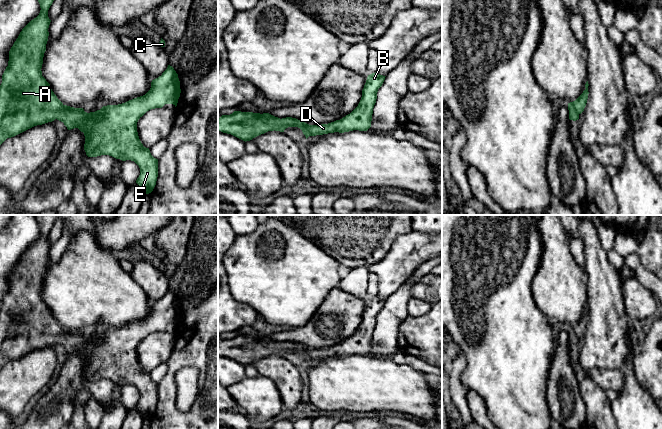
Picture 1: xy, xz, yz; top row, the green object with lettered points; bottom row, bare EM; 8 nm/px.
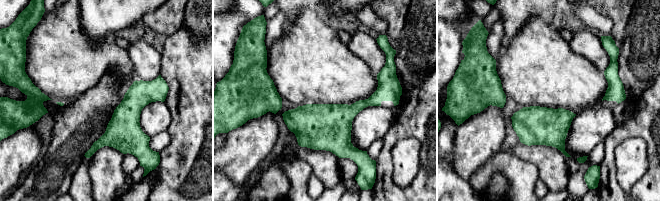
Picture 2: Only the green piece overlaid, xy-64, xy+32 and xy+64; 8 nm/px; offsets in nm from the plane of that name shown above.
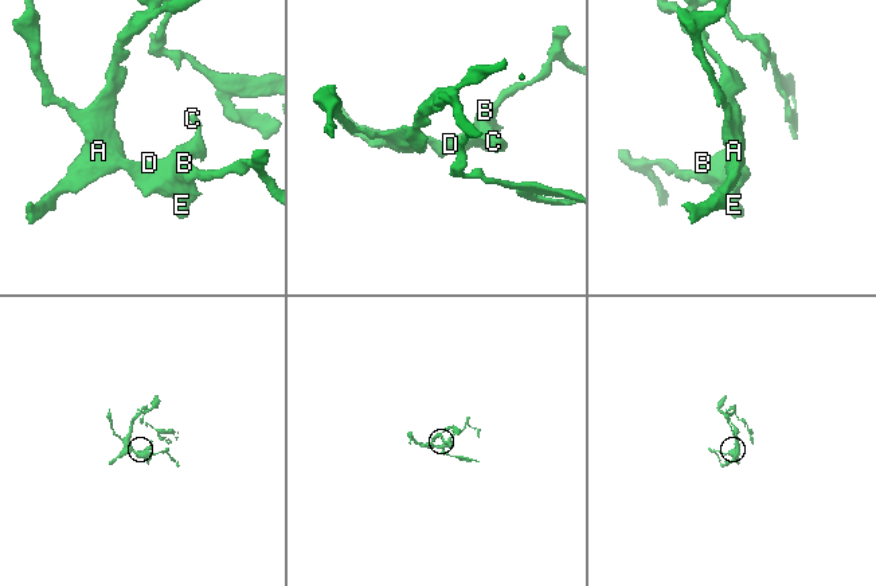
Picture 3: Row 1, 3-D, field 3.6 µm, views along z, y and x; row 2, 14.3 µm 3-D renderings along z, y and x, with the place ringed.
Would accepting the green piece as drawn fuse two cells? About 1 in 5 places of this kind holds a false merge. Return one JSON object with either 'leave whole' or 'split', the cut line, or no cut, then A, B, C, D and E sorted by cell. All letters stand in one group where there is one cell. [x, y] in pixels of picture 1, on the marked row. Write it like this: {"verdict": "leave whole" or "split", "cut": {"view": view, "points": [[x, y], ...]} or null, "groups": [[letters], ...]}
{"verdict": "leave whole", "cut": null, "groups": [["A", "B", "C", "D", "E"]]}

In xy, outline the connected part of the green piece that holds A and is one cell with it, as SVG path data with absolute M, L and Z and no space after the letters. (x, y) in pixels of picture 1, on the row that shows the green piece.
M38 0L41 8L39 15L22 29L9 51L8 66L2 75L0 85L0 145L7 138L57 119L63 122L68 130L78 128L84 133L84 150L88 157L109 155L122 161L134 161L140 168L136 183L144 194L151 193L158 177L158 159L154 158L149 148L141 143L137 122L151 109L162 108L165 104L177 106L181 93L178 74L172 66L168 65L161 76L152 80L151 88L145 95L122 104L103 106L95 112L87 113L83 108L64 105L54 94L41 71L51 22L48 10L53 1Z

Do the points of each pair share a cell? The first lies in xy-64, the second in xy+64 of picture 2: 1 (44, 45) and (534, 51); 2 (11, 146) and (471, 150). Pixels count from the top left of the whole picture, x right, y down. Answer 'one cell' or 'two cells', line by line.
1: one cell
2: one cell

